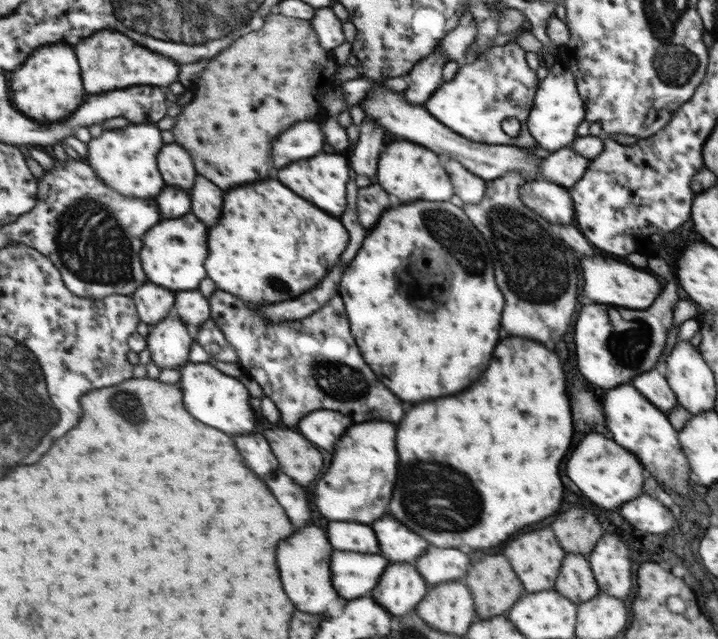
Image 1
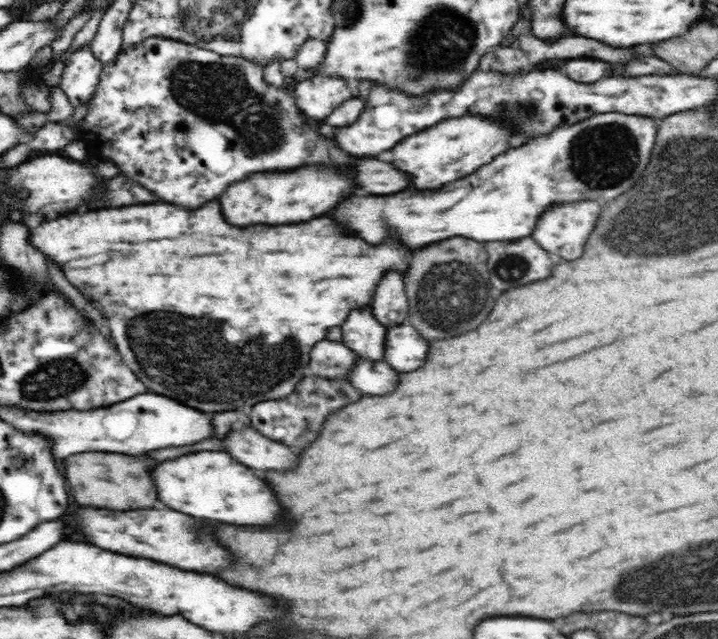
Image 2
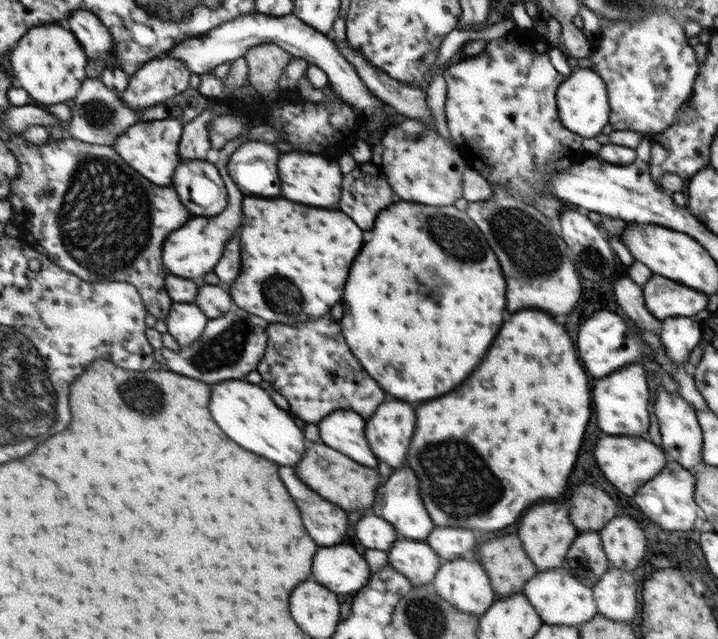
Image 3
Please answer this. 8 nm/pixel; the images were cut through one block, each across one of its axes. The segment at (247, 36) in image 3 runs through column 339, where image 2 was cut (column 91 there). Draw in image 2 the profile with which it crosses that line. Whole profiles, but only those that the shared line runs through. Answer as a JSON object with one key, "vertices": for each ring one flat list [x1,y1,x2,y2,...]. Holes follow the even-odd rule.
{"vertices":[[80,48,67,58,58,87,63,90,73,108,88,104,96,92,104,63,90,49]]}

